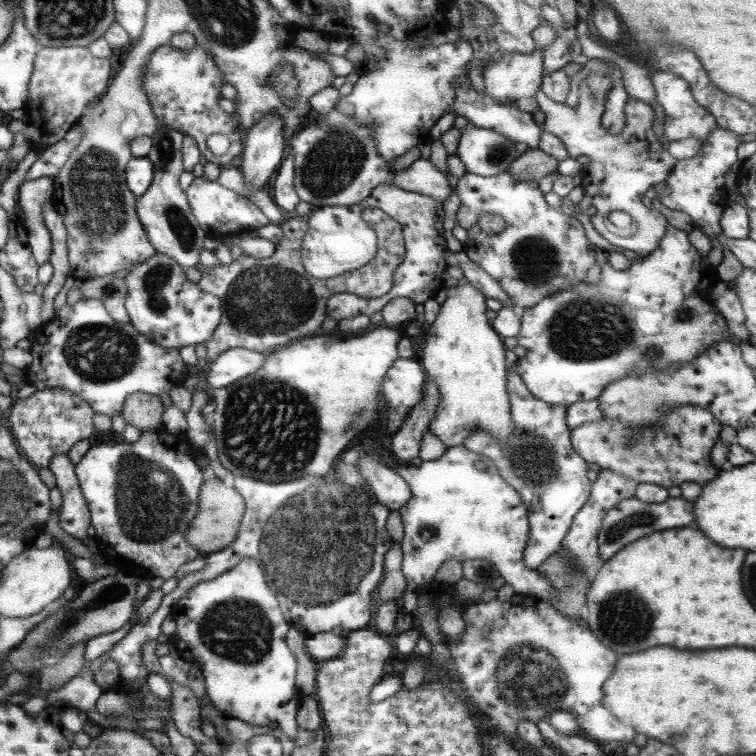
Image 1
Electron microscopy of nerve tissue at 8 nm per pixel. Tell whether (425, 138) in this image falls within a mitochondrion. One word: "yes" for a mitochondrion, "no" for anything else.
no

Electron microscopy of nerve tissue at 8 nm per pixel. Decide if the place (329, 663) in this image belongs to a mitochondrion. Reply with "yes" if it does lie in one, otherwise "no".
no

